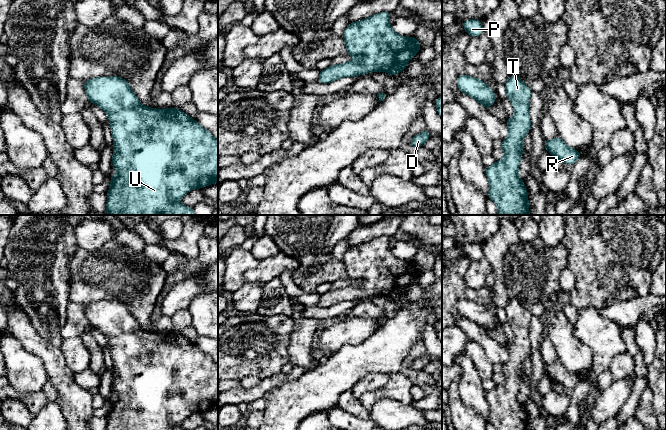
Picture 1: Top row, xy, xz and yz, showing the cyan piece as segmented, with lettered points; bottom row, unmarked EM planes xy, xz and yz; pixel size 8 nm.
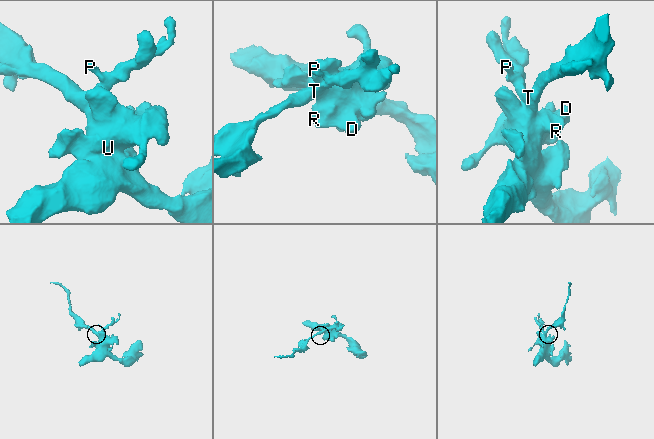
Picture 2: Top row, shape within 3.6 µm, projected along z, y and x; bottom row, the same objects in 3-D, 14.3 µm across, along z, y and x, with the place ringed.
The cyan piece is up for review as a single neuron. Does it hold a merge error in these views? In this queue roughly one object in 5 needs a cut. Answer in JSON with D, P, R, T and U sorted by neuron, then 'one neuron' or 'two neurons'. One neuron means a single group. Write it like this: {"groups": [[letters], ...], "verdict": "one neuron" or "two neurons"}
{"groups": [["D", "P", "R", "T", "U"]], "verdict": "one neuron"}

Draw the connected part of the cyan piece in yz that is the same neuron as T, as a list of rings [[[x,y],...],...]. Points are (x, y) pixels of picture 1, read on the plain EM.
[[[510,299],[504,309],[506,320],[511,325],[515,337],[511,343],[507,342],[504,345],[509,353],[509,360],[501,365],[504,382],[485,391],[485,398],[489,404],[488,422],[494,425],[497,430],[529,430],[528,416],[524,404],[518,401],[518,393],[522,375],[525,374],[523,363],[531,353],[529,327],[532,315],[517,299]]]

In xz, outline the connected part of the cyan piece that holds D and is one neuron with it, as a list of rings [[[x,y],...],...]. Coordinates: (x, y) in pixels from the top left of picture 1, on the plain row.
[[[426,352],[423,356],[415,359],[409,366],[409,369],[413,370],[414,372],[418,372],[423,370],[425,366],[429,363],[430,363],[430,357],[429,354]]]

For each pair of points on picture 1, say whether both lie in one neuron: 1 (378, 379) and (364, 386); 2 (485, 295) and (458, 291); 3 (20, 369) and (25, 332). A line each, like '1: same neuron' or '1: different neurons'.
1: same neuron
2: same neuron
3: different neurons

